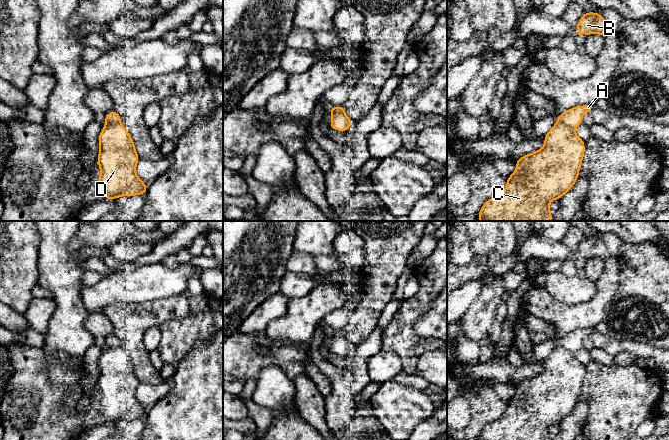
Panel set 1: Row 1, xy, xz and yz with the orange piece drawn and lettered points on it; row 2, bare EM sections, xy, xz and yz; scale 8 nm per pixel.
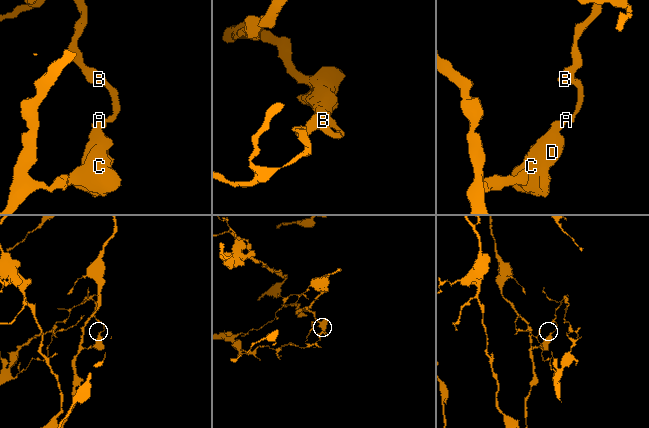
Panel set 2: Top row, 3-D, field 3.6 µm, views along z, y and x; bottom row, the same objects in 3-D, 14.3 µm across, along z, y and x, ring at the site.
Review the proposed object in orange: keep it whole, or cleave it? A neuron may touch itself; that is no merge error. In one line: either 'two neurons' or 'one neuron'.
two neurons

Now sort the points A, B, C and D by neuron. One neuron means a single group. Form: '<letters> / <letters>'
A B / C D

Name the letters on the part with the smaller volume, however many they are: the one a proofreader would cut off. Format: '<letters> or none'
A, B

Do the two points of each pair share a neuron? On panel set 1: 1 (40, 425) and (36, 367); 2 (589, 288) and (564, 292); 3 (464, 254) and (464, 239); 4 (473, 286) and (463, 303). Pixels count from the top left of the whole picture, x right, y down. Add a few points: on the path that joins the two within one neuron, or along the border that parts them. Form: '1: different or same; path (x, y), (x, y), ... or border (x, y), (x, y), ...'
1: same; path (36, 411), (36, 381)
2: same; path (583, 290), (570, 290)
3: same; path (464, 250), (464, 243)
4: same; path (471, 290), (463, 299)

